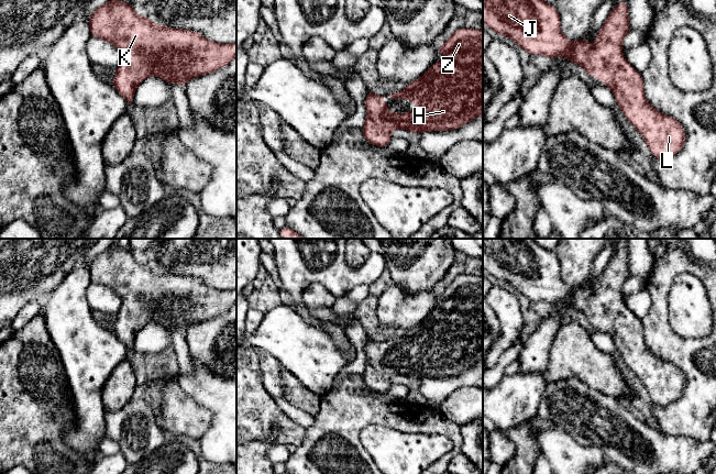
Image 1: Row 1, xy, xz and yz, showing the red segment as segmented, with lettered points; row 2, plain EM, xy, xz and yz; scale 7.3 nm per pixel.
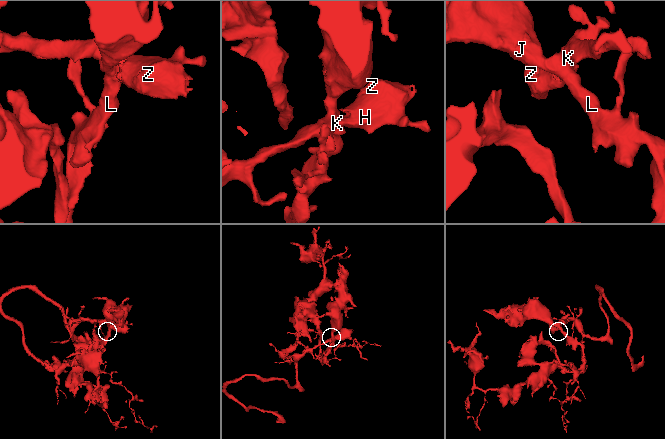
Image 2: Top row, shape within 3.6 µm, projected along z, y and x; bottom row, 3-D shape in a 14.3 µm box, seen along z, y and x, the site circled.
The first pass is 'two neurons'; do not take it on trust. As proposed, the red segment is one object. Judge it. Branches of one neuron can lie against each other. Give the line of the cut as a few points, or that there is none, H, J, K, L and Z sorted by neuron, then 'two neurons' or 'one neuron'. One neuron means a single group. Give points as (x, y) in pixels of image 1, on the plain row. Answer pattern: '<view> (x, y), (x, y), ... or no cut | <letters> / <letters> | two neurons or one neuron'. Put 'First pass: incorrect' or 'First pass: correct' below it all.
no cut | H J K L Z | one neuron
First pass: incorrect

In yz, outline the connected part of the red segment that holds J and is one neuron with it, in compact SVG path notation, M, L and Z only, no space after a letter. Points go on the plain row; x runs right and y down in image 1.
M483 239L483 269L499 283L506 282L515 290L532 301L546 301L550 305L564 302L570 308L582 312L587 321L602 324L608 332L626 365L640 378L654 404L664 407L684 394L685 379L682 371L653 355L645 344L643 327L625 305L623 287L628 278L629 264L626 245L616 251L597 279L595 293L591 294L586 283L579 288L569 287L561 278L559 258L531 239Z

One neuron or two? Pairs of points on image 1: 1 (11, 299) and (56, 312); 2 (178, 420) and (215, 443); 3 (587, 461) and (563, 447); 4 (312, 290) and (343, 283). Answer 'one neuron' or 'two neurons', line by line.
1: two neurons
2: two neurons
3: one neuron
4: two neurons

